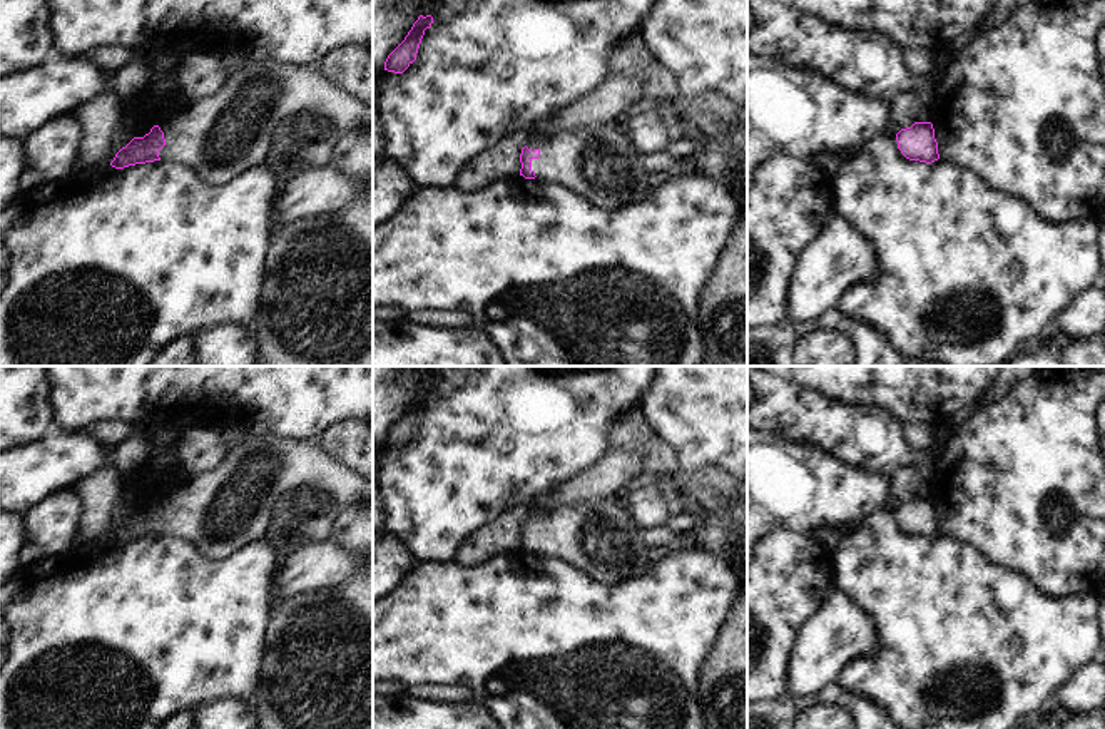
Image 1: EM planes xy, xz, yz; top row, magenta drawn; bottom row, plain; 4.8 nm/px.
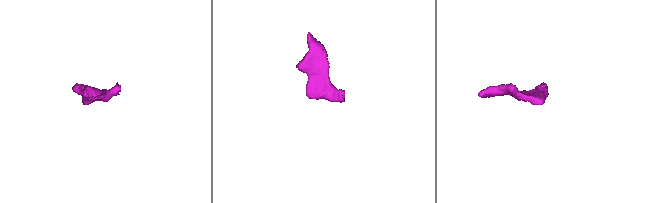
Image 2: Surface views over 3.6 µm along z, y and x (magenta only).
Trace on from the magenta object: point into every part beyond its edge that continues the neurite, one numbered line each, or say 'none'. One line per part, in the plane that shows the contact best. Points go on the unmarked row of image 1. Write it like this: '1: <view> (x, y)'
1: xz (597, 537)

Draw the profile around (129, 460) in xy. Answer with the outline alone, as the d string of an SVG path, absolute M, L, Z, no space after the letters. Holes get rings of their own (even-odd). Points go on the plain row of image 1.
M142 431L132 433L112 448L112 468L122 483L130 483L134 478L145 475L152 450Z

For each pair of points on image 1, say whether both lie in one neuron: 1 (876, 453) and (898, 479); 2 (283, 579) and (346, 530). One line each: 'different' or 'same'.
1: different
2: different

